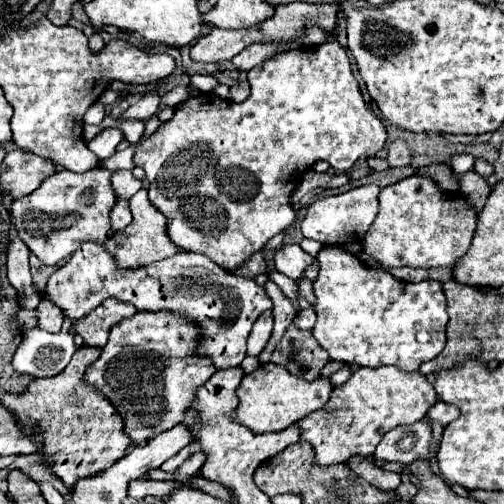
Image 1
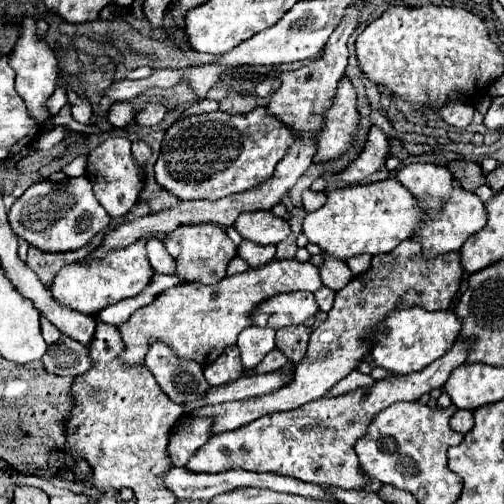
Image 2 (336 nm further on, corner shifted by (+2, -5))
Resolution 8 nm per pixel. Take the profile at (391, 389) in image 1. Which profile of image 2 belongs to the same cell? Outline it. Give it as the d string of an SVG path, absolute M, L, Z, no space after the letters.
M457 340L441 358L437 358L421 372L385 378L375 382L371 388L355 390L335 398L321 398L317 402L301 406L299 410L267 414L265 418L257 418L237 430L215 434L191 456L185 468L195 472L225 472L241 468L249 472L273 472L291 476L303 482L331 484L343 490L365 488L367 478L361 472L353 444L367 432L373 416L395 402L419 400L433 388L441 388L449 374L467 360L469 350L469 342Z

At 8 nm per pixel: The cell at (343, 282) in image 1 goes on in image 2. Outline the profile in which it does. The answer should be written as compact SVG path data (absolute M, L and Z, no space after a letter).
M419 306L415 308L407 308L407 310L397 310L395 314L391 314L385 322L381 322L379 326L379 334L377 334L377 342L371 350L371 356L375 360L375 366L381 366L385 370L391 370L395 374L411 374L411 372L421 372L425 366L429 366L433 360L441 358L457 340L461 330L461 320L457 318L457 314L451 310L451 314L447 312L427 312Z

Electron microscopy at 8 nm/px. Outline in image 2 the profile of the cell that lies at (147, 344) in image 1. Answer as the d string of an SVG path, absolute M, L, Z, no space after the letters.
M273 260L265 266L227 276L215 286L195 282L173 286L161 292L151 304L139 308L125 324L119 326L119 332L125 338L127 346L121 360L129 366L139 364L143 362L149 346L155 340L161 340L169 344L177 352L177 356L185 360L195 360L201 366L211 364L219 358L219 354L225 352L227 346L233 346L241 330L245 330L251 324L251 312L257 304L281 292L315 292L321 286L323 284L319 278L319 268L311 262L299 260Z

